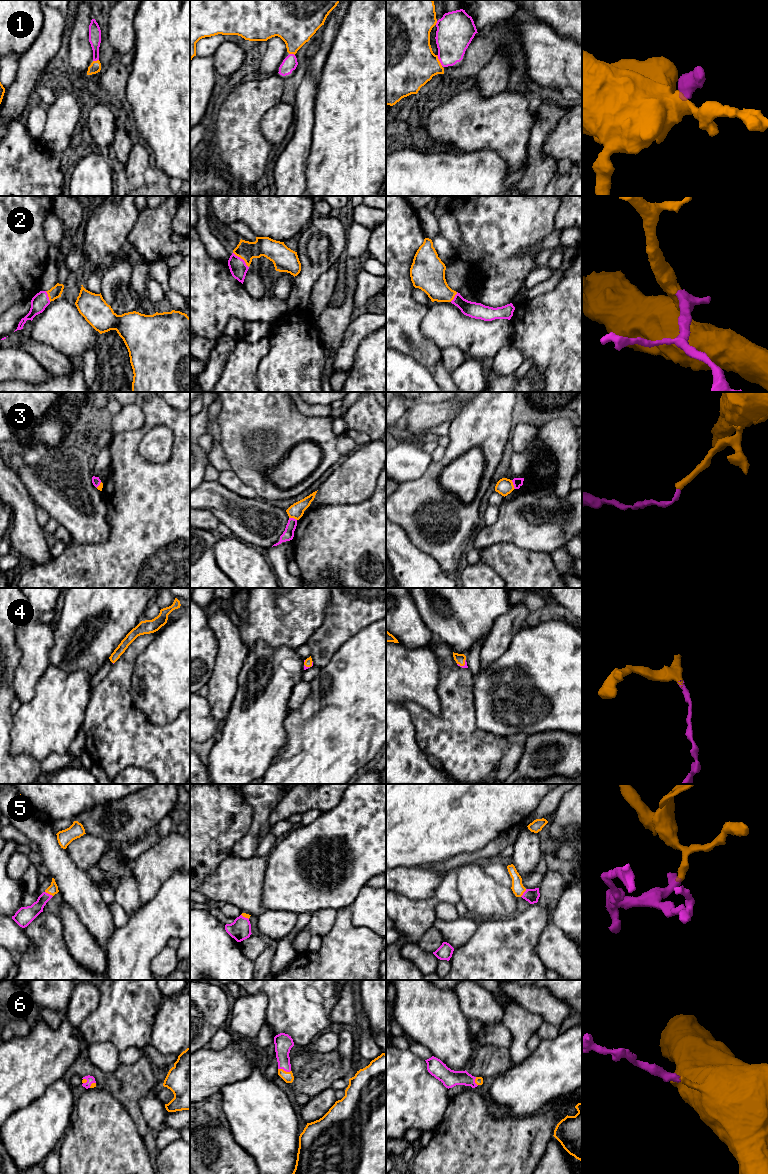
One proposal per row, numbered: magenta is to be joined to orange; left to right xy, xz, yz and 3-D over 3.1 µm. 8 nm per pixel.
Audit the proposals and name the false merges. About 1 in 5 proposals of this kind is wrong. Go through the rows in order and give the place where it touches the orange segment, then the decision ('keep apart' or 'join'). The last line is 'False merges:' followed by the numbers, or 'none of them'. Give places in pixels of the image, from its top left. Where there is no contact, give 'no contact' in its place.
1: yz (438, 60) | join
2: xz (242, 258) | join
3: yz (512, 484) | keep apart
4: yz (463, 665) | join
5: xy (49, 893) | join
6: xz (284, 1071) | join
False merges: 3

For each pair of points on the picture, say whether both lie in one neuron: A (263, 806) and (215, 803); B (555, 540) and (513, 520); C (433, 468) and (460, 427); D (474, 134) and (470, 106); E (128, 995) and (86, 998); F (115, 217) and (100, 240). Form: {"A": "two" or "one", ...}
{"A": "two", "B": "one", "C": "one", "D": "one", "E": "two", "F": "one"}

